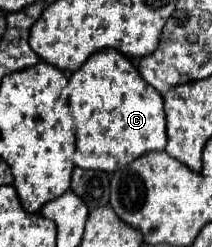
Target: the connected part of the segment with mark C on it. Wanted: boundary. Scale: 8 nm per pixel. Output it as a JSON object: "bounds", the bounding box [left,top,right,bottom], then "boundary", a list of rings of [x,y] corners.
{"bounds":[65,48,165,172],"boundary":[[[111,48],[111,50],[101,50],[93,54],[77,72],[67,77],[69,81],[65,92],[67,92],[67,100],[73,110],[73,120],[75,120],[75,154],[73,154],[75,166],[83,170],[115,172],[147,152],[165,150],[163,98],[159,92],[153,90],[153,86],[149,86],[141,78],[139,70],[119,50]]]}

